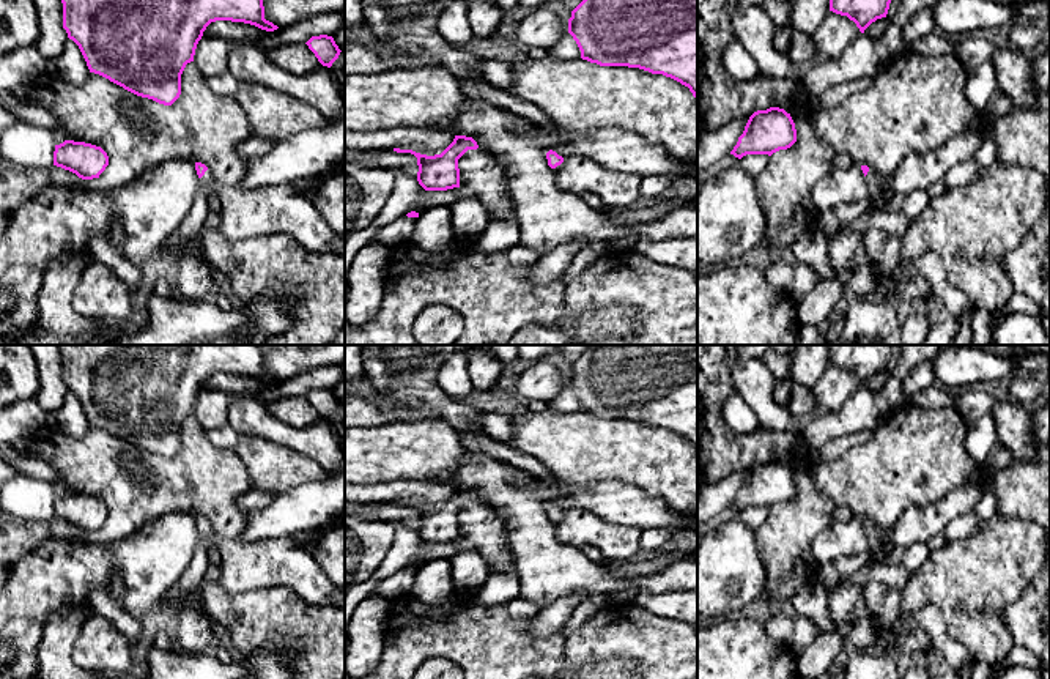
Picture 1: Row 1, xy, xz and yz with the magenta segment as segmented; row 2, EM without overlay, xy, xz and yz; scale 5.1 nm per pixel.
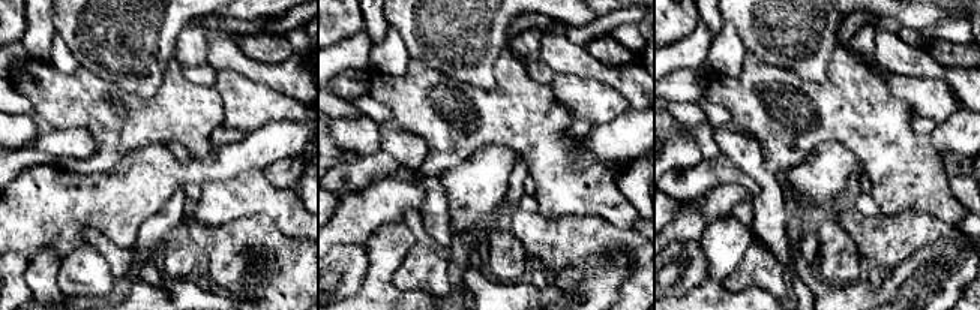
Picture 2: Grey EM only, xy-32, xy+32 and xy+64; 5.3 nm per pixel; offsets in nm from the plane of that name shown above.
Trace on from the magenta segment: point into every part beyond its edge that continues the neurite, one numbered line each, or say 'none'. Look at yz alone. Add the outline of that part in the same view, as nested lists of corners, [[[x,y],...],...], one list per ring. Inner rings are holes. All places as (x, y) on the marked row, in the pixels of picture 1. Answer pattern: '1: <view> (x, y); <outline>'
1: yz (876, 185); [[[869,169],[867,175],[866,175],[866,181],[867,181],[867,187],[869,187],[869,199],[877,199],[882,195],[882,192],[885,191],[885,183],[882,178],[878,178],[875,175],[874,170]]]

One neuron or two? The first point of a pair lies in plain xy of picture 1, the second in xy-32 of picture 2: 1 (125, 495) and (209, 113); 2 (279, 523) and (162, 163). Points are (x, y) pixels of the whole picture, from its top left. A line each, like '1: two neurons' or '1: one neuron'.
1: one neuron
2: one neuron

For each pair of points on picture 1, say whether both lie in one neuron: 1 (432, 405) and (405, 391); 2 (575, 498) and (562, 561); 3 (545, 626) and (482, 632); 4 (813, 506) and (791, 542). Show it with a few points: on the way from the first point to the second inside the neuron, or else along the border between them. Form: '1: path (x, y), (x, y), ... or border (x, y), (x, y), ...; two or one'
1: path (425, 399), (417, 391), (411, 391); one
2: path (553, 498), (548, 498), (540, 506), (540, 539); one
3: border (528, 619), (531, 634), (553, 634), (559, 629); two
4: path (805, 515), (791, 533); one

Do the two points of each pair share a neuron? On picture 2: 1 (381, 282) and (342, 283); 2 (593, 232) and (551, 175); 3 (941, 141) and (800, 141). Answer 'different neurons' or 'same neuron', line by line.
1: different neurons
2: different neurons
3: different neurons

